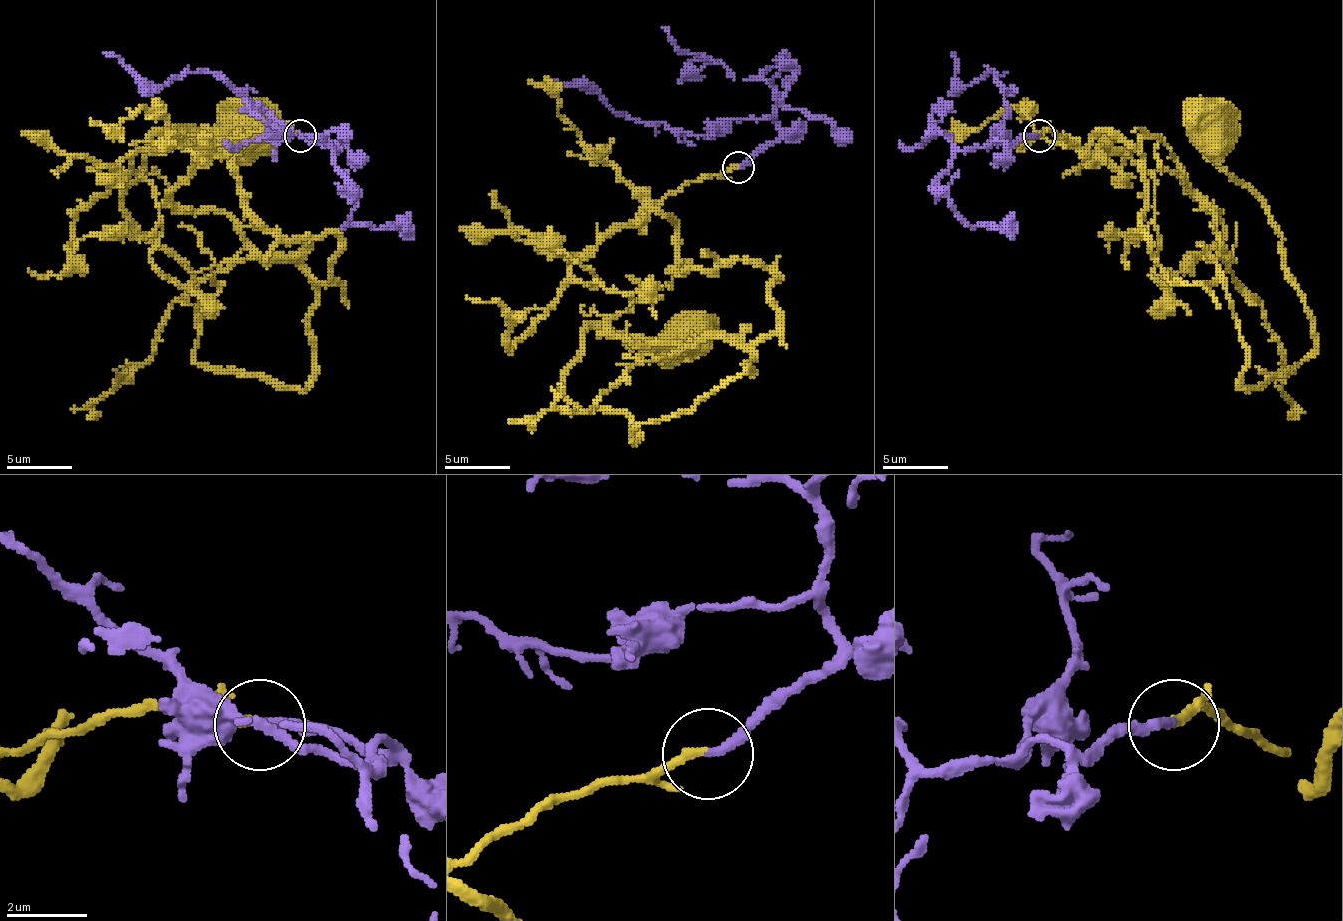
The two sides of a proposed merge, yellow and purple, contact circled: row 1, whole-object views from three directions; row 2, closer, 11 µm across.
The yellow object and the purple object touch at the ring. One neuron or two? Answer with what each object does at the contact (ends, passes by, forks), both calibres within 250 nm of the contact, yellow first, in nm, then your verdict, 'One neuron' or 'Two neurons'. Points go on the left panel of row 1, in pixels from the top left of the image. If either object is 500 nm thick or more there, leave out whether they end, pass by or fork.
At the ring yellow ends. At the ring purple ends. Thickness 240 nm (yellow) against 240 nm. One neuron

